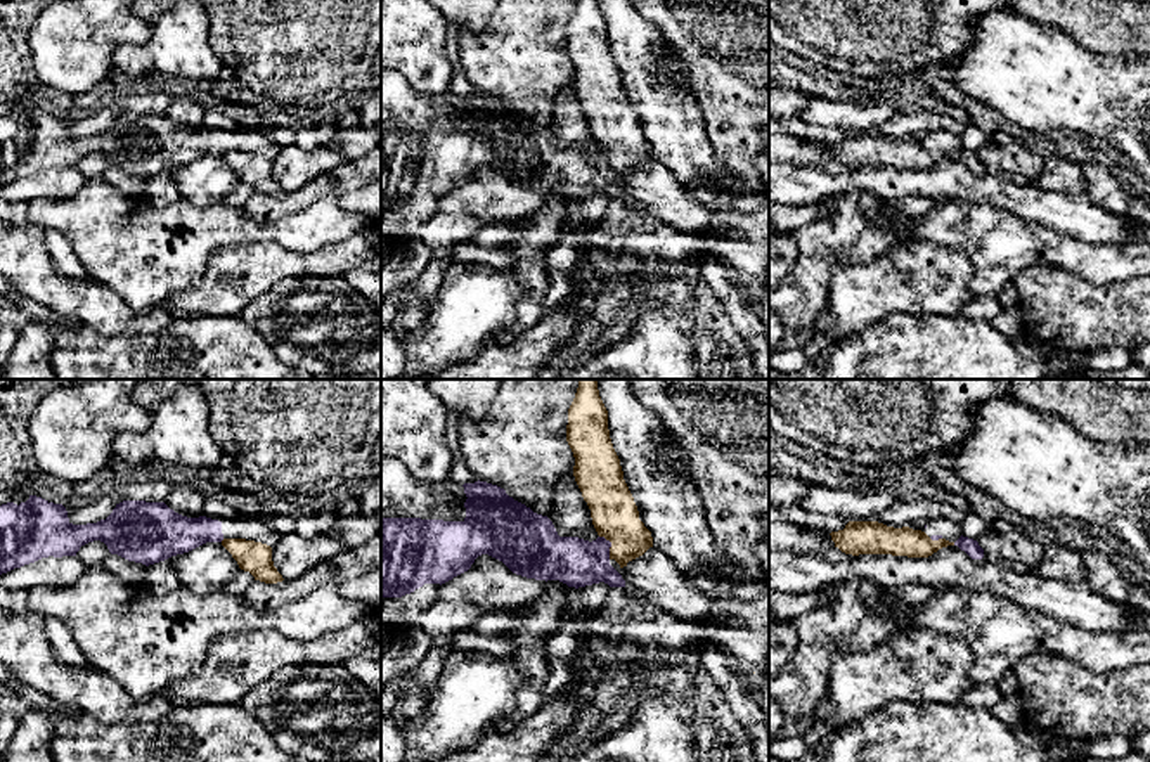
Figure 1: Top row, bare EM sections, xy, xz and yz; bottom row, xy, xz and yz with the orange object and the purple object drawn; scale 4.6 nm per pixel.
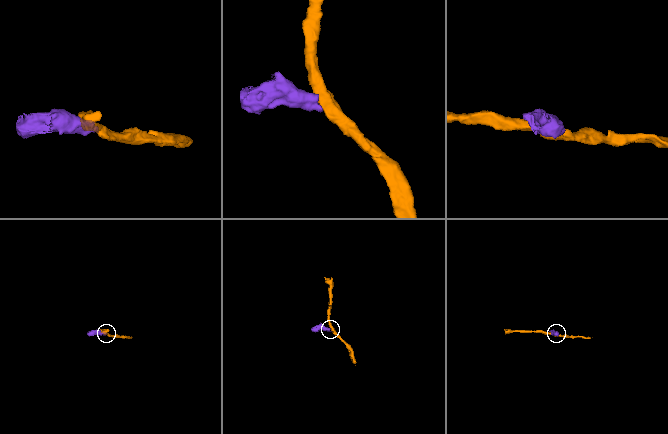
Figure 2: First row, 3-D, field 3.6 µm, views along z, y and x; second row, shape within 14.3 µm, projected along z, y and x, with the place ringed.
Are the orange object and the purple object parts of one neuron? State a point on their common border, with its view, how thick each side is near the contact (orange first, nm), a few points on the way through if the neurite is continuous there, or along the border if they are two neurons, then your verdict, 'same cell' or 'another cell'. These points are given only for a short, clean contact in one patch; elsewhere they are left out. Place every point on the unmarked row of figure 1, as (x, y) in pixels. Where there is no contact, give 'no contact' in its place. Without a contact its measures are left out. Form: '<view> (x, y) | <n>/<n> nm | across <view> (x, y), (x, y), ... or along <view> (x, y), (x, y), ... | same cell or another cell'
xz (612, 158) | 220/220 nm | along xz (600, 148), (610, 154), (610, 170) | another cell

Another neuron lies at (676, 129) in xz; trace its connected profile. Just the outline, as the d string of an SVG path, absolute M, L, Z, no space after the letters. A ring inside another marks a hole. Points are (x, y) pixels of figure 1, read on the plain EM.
M634 0L598 2L623 92L653 158L682 185L707 187L712 178L720 192L738 196L734 175L714 156L696 92L677 88L658 73L660 28L637 10Z

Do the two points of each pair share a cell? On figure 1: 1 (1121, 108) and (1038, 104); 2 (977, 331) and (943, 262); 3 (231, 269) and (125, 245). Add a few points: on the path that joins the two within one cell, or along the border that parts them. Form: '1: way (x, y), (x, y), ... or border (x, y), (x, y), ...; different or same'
1: way (1100, 104), (1059, 104); same
2: border (917, 314), (958, 316); different
3: border (243, 245), (219, 246), (201, 279), (177, 291); different

